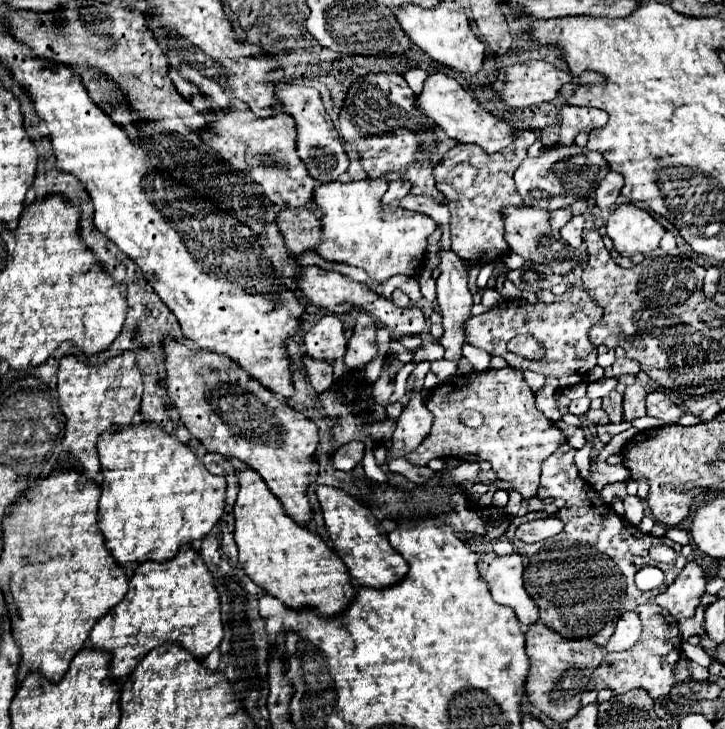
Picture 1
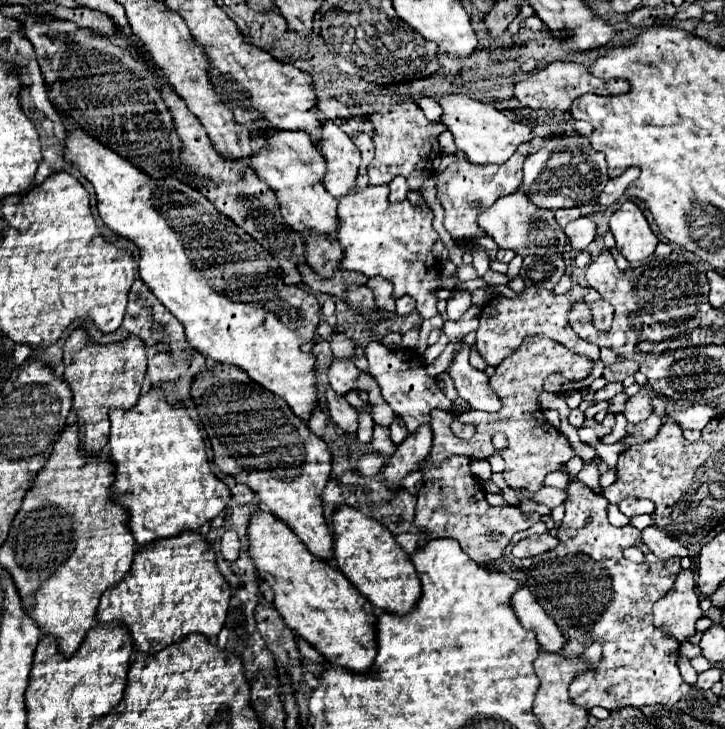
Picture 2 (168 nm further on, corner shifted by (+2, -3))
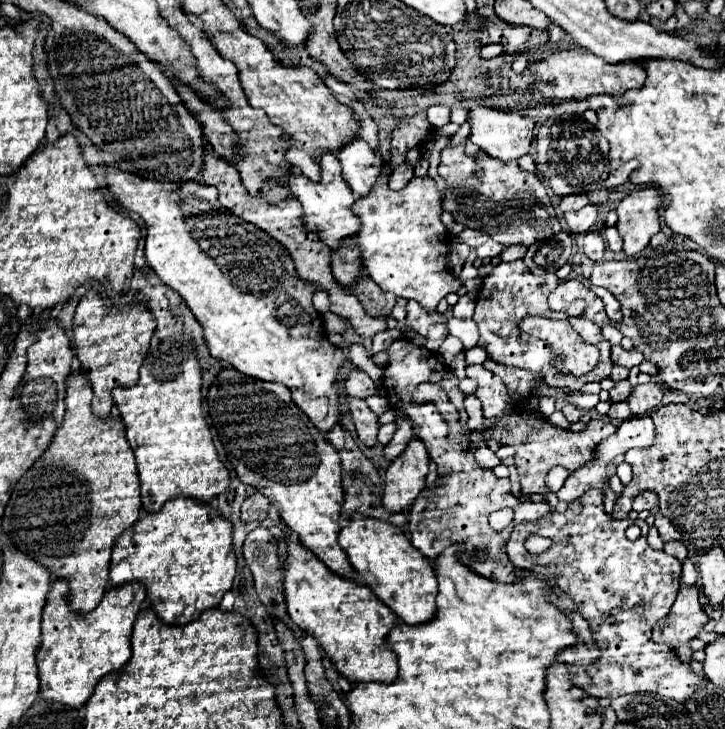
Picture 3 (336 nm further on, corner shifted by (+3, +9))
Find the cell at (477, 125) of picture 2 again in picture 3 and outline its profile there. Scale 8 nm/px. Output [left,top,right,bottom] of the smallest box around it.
[469,108,535,162]

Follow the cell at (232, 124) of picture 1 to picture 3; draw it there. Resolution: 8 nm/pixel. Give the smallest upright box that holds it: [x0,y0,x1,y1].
[287,156,361,248]

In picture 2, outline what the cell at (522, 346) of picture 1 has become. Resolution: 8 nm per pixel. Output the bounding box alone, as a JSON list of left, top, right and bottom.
[420,338,592,492]

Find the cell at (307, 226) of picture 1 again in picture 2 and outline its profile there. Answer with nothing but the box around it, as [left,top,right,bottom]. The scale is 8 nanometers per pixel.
[306,234,342,278]

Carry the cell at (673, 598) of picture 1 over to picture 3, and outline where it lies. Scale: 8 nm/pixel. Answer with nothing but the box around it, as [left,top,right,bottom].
[653,584,709,648]

